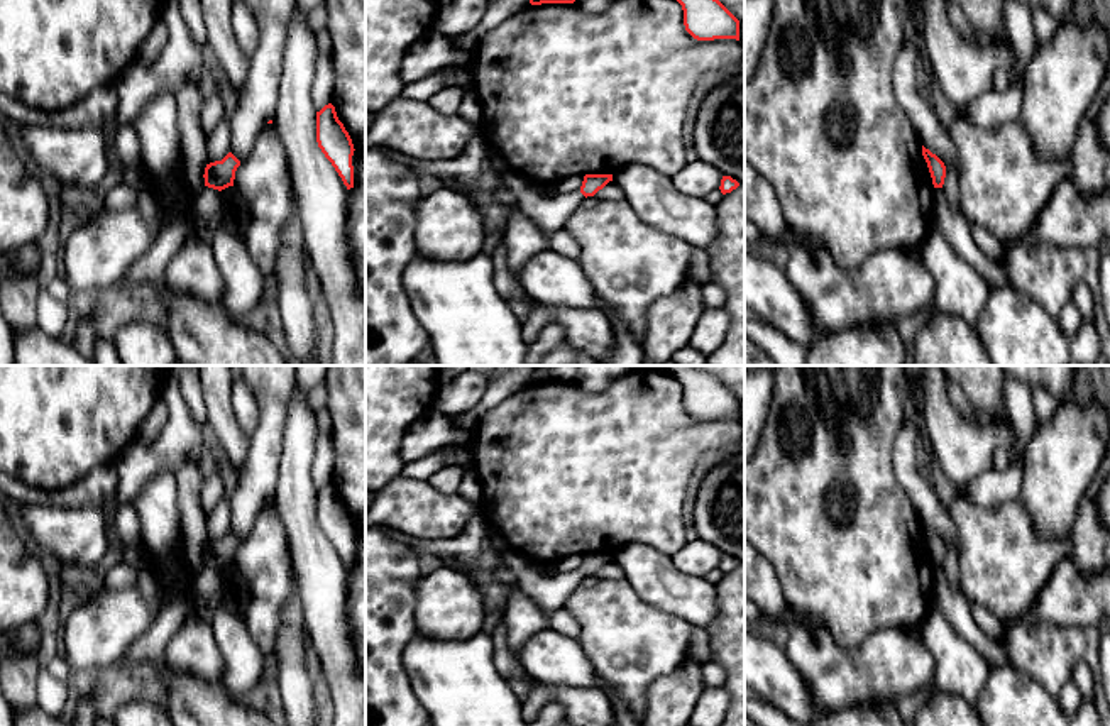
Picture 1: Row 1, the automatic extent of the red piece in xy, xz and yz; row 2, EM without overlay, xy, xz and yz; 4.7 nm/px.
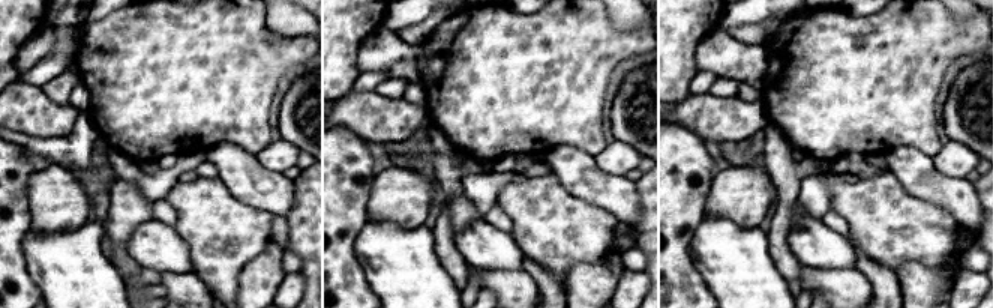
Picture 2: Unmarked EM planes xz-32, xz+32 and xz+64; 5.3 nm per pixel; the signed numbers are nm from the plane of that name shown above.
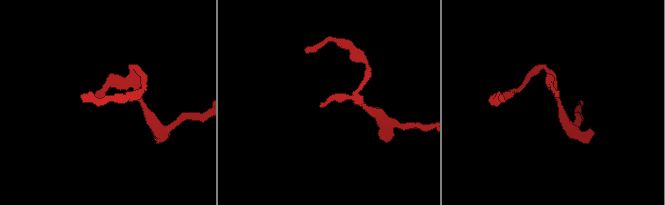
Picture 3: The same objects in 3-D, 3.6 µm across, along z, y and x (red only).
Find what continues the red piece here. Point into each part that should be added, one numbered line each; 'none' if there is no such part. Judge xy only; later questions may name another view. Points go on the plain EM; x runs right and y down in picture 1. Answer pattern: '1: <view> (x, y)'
none

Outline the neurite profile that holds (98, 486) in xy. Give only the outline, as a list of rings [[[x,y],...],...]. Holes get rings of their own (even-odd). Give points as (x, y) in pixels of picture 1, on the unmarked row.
[[[113,465],[93,467],[85,477],[59,491],[30,487],[0,470],[0,494],[29,506],[105,508],[117,494],[117,470]]]

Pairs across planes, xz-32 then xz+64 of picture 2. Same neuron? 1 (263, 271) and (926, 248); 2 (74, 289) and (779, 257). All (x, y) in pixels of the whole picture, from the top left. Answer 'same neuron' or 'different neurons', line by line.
1: different neurons
2: different neurons

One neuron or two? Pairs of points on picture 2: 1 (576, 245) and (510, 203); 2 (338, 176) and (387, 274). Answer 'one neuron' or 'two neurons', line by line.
1: one neuron
2: two neurons

